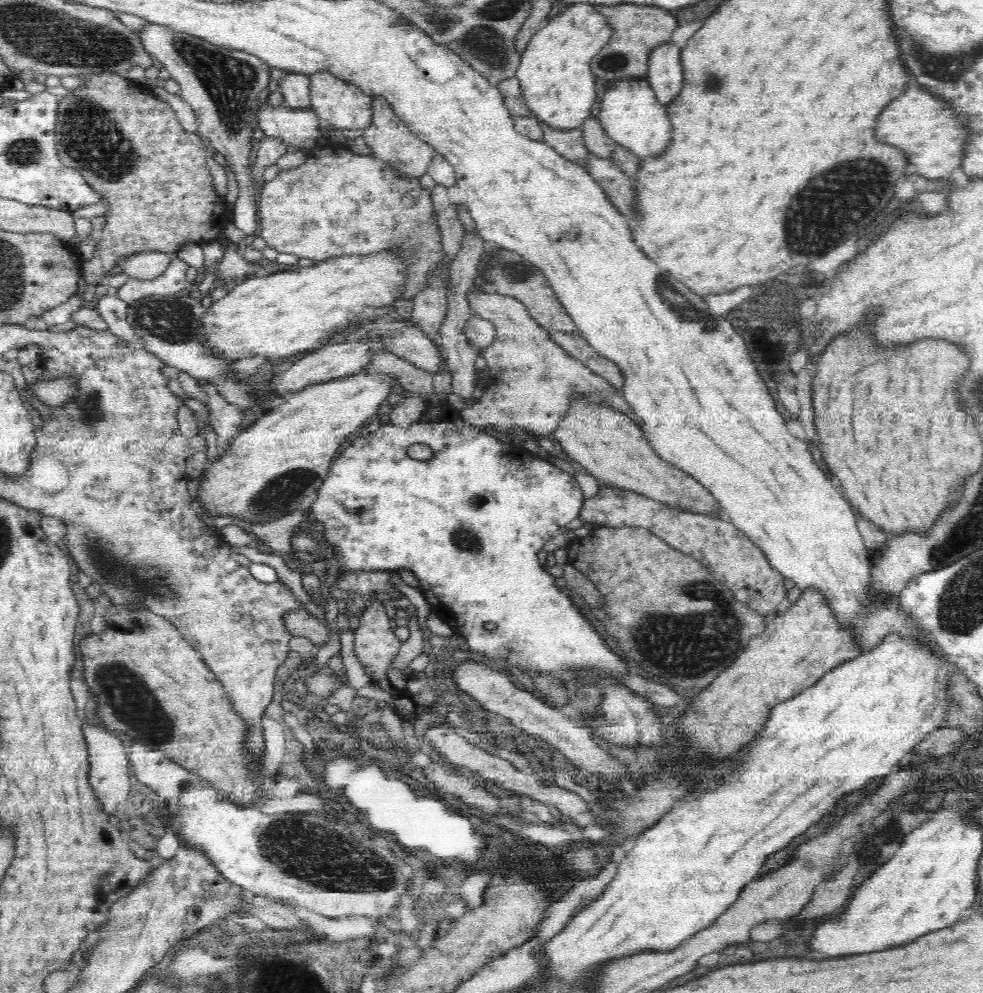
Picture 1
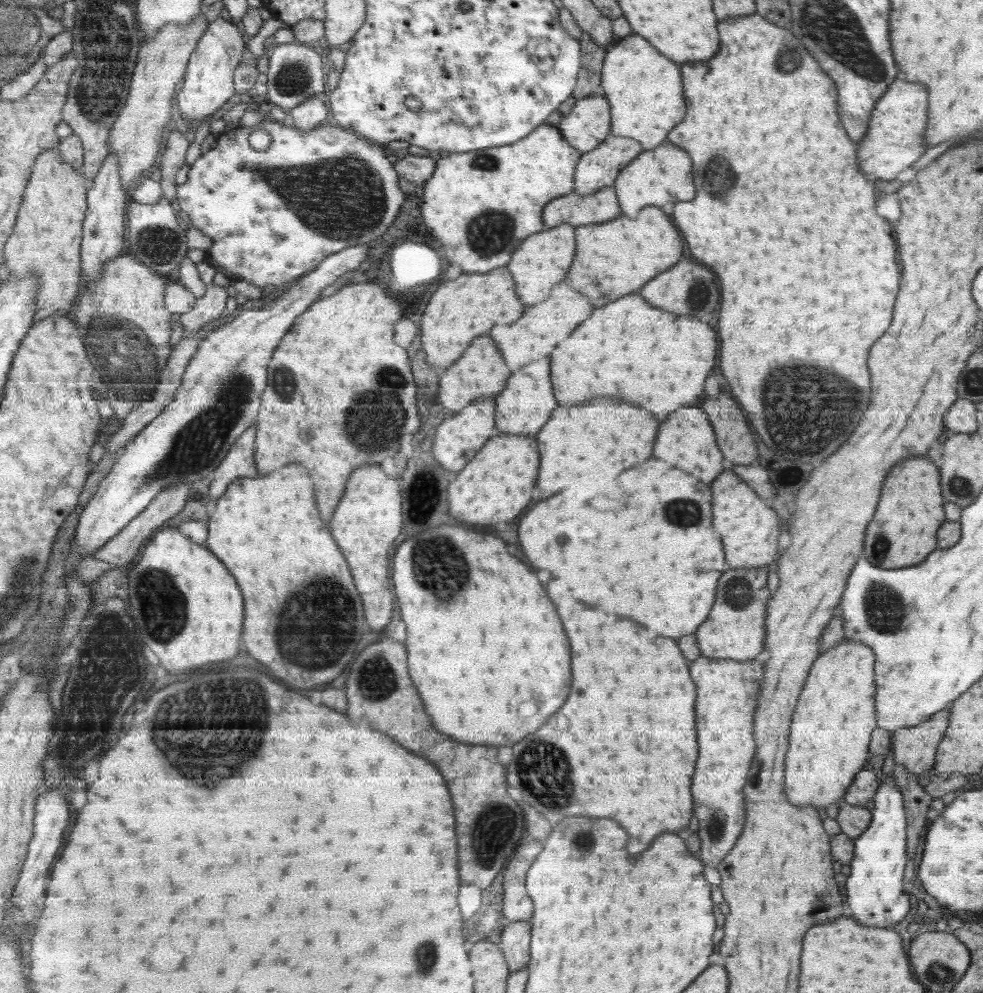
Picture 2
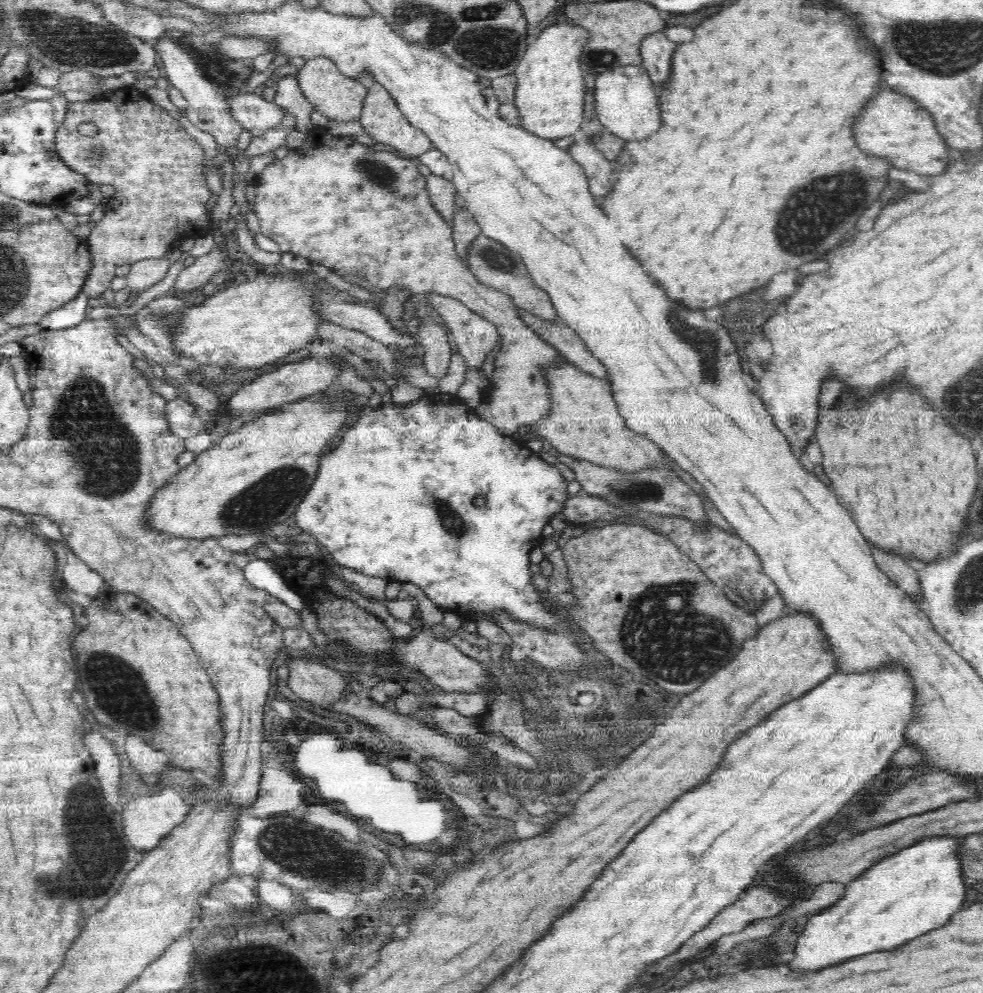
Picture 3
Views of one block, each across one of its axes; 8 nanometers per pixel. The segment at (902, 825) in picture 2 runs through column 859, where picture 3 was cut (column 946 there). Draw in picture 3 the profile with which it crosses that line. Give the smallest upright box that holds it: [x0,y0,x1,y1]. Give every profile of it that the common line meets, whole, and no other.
[788,837,967,972]

